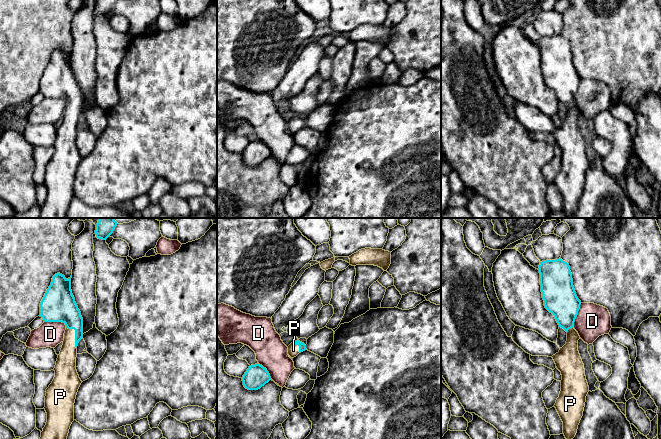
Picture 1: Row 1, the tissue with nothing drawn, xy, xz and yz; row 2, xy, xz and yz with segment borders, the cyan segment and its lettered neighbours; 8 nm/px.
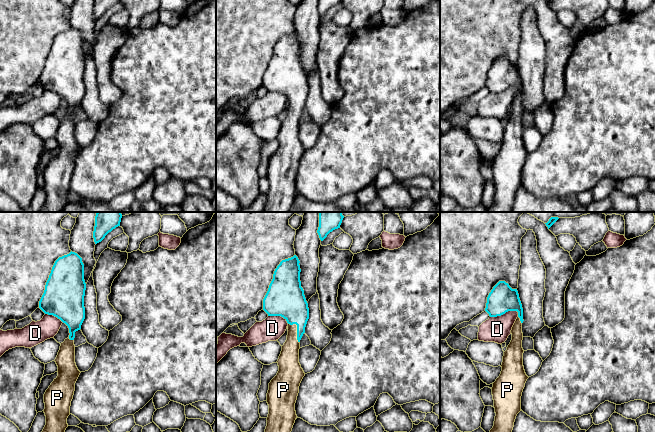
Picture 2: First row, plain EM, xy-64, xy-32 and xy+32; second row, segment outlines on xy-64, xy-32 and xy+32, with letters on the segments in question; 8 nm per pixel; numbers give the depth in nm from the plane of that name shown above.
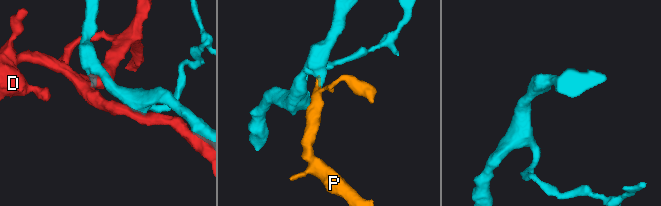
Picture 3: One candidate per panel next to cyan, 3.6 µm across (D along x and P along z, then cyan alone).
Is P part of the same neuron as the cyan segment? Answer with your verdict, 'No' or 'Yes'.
Yes

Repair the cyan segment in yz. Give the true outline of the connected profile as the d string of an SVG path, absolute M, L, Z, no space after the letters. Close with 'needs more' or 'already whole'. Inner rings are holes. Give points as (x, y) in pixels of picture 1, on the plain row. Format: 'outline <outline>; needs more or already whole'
outline M561 34L542 37L538 46L544 82L554 91L559 103L567 108L566 120L552 134L562 151L561 167L554 183L569 218L577 209L589 168L584 140L578 127L580 112L573 104L581 77L576 71L567 38Z; needs more

